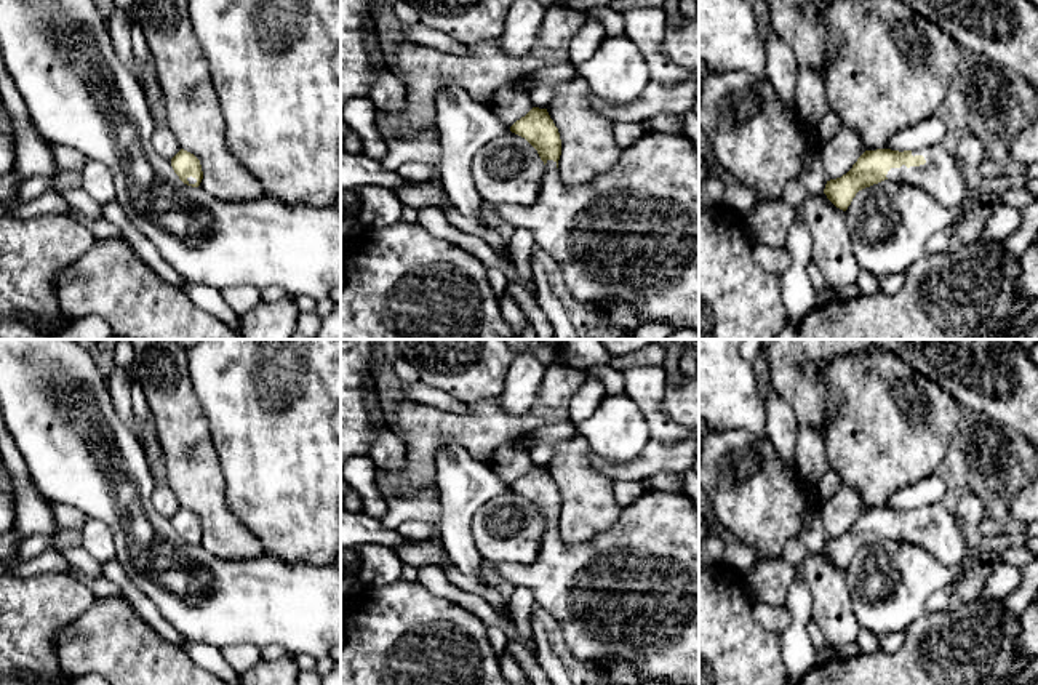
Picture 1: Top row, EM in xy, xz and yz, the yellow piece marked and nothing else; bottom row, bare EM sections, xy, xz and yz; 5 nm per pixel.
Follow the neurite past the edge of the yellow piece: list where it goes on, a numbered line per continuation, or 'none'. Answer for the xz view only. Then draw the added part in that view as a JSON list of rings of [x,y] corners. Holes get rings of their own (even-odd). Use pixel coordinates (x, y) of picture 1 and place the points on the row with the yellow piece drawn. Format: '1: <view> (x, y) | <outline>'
1: xz (632, 234) | [[[646,131],[635,144],[622,149],[617,163],[606,173],[590,182],[568,187],[557,168],[557,162],[547,160],[537,202],[531,206],[521,205],[486,205],[497,211],[513,227],[523,227],[531,232],[534,243],[547,251],[558,266],[569,293],[576,301],[595,306],[605,299],[630,306],[640,323],[661,322],[677,325],[678,328],[699,330],[699,149],[681,136]]]

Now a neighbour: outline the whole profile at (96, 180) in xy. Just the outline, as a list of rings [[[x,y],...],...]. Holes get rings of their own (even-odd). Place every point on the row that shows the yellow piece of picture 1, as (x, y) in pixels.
[[[86,162],[85,168],[82,170],[82,187],[93,200],[101,205],[117,198],[114,176],[102,162]]]

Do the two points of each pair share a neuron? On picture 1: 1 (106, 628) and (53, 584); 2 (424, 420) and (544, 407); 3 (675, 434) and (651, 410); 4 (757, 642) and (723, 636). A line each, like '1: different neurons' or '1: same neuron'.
1: different neurons
2: same neuron
3: same neuron
4: same neuron

